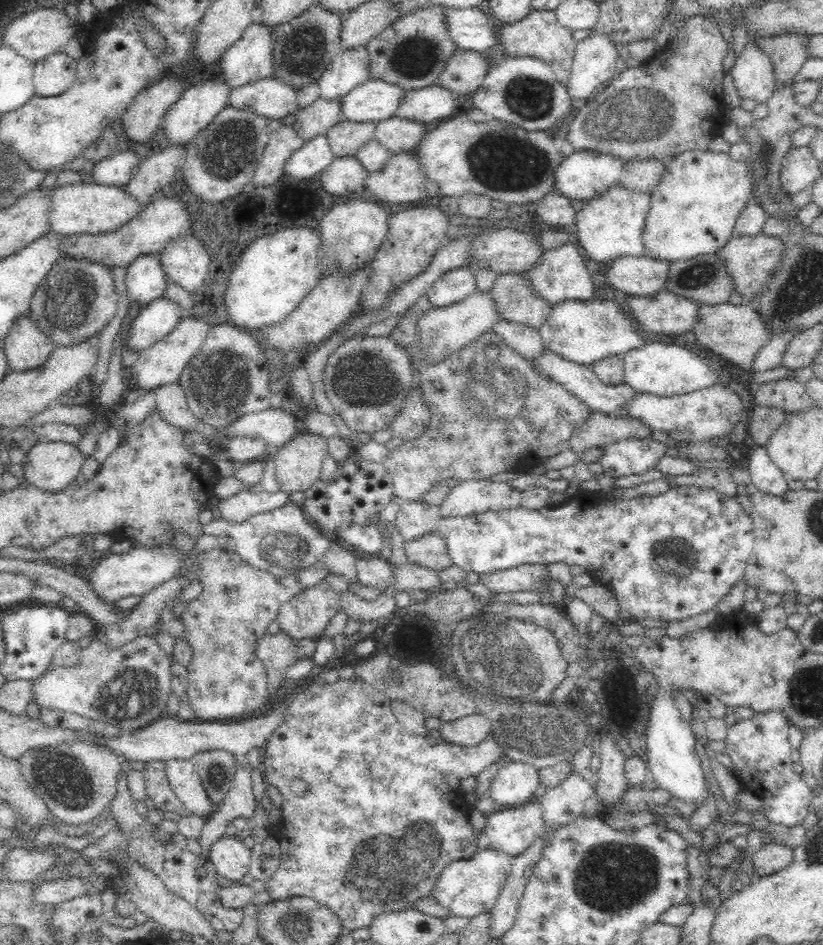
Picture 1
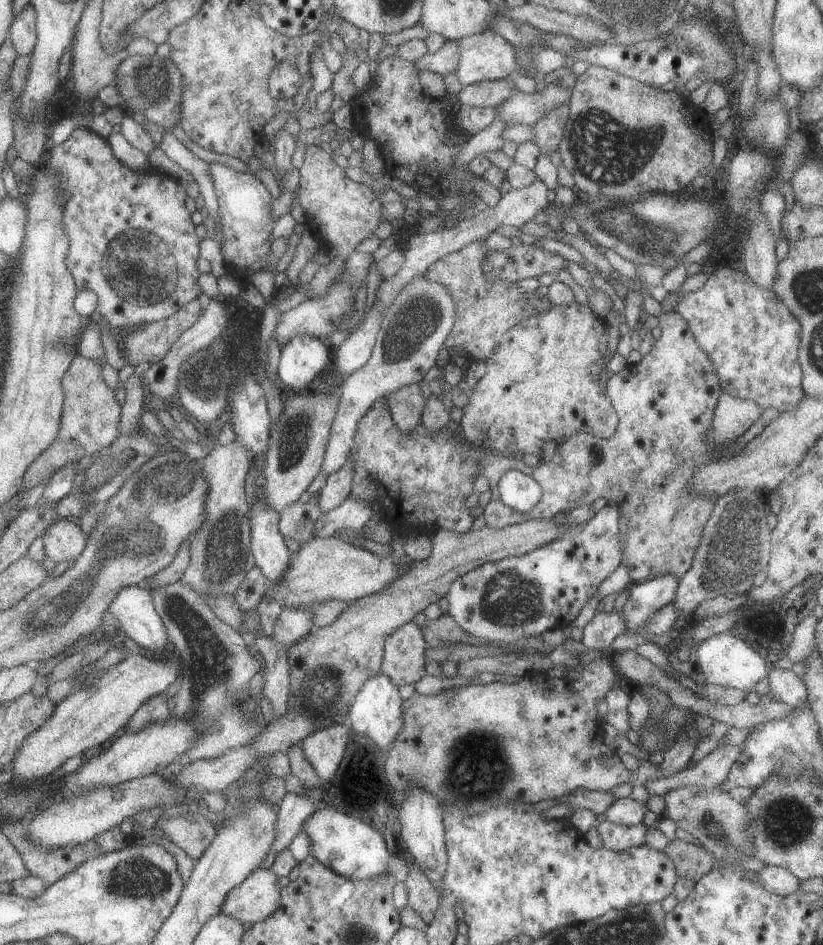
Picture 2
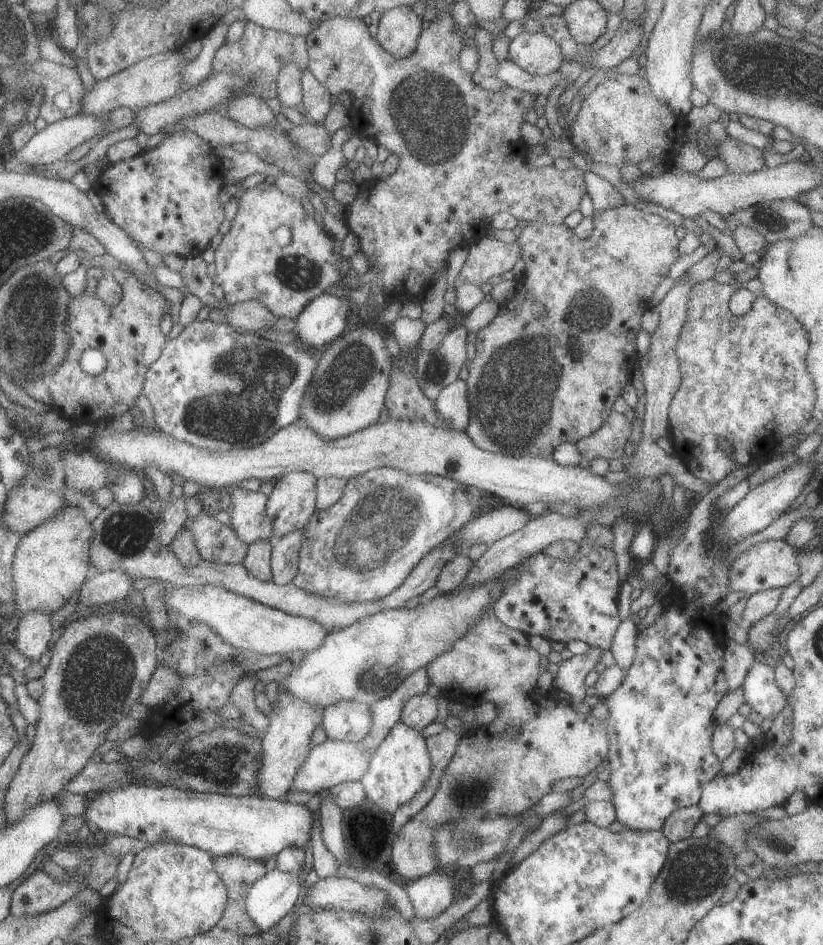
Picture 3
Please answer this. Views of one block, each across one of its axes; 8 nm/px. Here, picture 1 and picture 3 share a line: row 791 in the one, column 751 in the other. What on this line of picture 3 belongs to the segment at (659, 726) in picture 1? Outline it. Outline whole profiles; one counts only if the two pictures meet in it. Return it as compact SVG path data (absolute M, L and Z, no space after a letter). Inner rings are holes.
M755 661L751 664L745 680L740 684L744 702L763 719L773 720L788 704L787 696L775 684L774 669Z

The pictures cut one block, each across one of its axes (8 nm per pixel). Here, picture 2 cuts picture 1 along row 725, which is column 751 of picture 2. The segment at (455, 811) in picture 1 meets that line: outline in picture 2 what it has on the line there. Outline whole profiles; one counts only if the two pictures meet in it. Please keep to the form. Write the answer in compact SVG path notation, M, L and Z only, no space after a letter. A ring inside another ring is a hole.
M723 266L699 290L684 294L673 311L685 320L695 343L705 352L722 391L750 399L763 411L773 407L778 413L802 400L797 361L800 327L772 291L755 285L743 272Z

